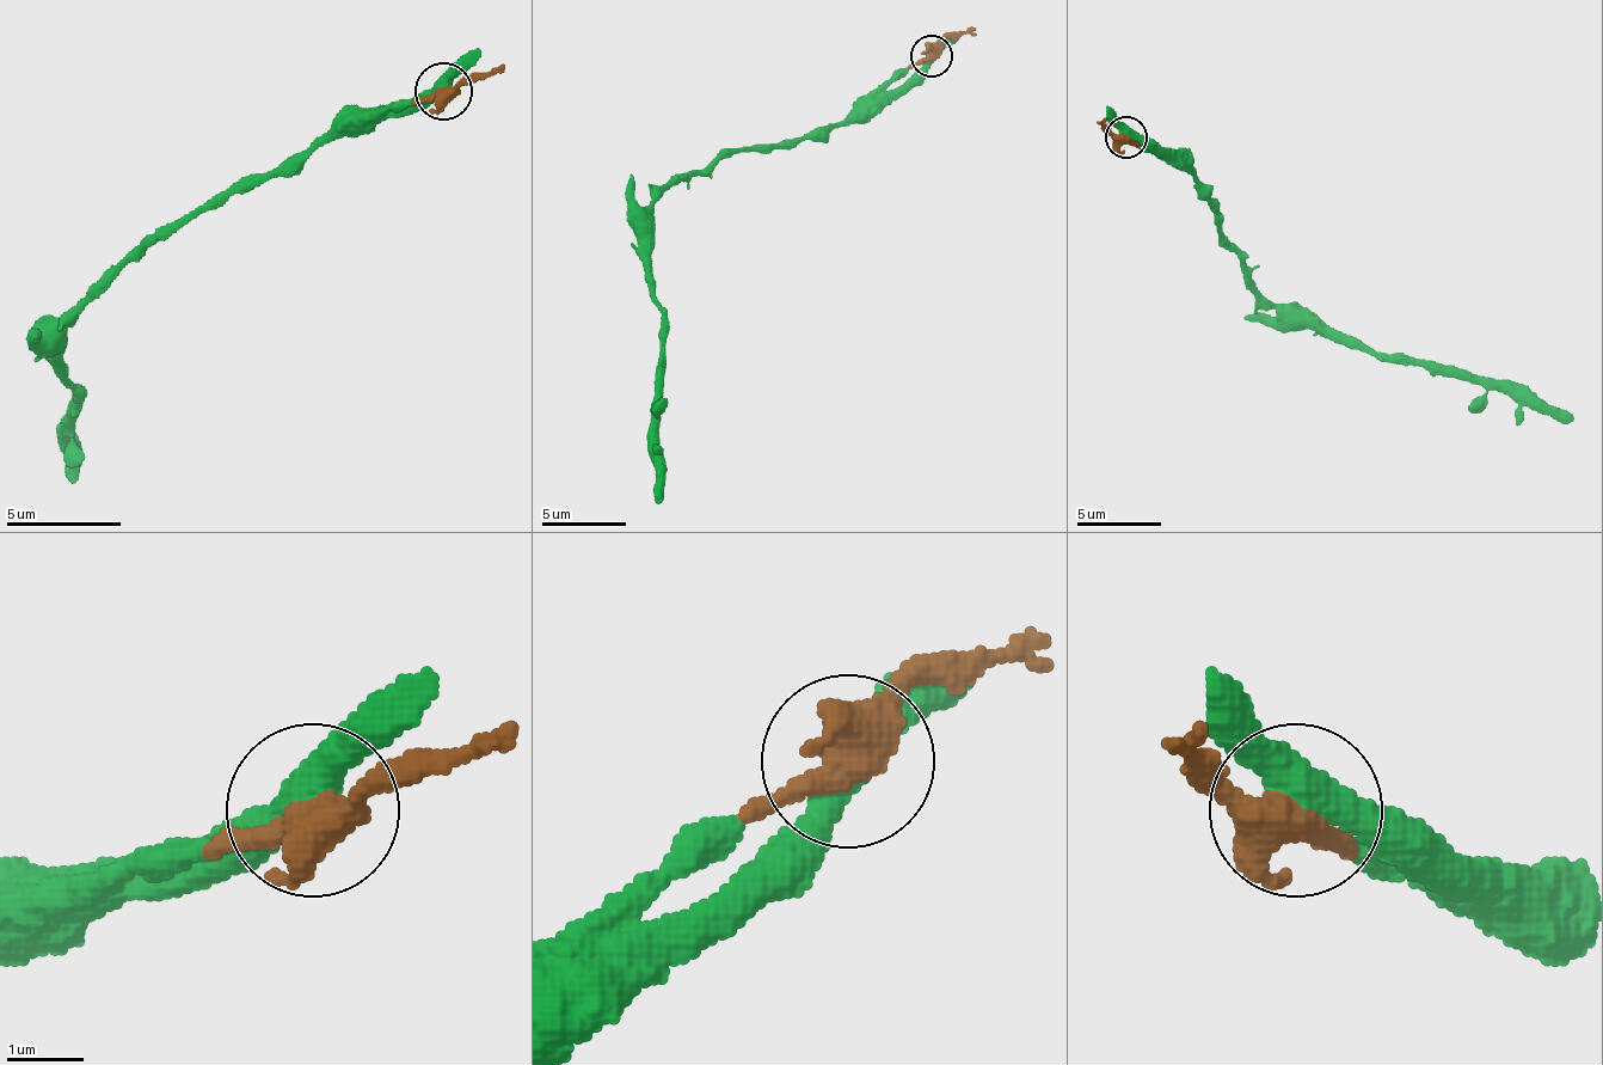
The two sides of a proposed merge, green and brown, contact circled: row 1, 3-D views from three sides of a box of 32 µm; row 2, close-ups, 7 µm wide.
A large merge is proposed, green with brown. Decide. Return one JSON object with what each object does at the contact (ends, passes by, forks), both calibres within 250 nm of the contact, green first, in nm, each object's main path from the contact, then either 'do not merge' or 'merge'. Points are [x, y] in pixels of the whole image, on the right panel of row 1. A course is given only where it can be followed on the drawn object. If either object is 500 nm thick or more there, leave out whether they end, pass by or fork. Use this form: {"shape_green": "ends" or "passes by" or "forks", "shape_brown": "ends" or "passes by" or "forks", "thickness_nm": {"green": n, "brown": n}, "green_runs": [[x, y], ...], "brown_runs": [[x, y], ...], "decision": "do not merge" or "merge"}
{"shape_green": "passes by", "shape_brown": "forks", "thickness_nm": {"green": 480, "brown": 420}, "green_runs": [[1124, 138], [1192, 176], [1244, 277], [1272, 307], [1387, 357], [1530, 387], [1573, 421]], "brown_runs": [[1124, 138], [1107, 129], [1104, 117]], "decision": "merge"}

